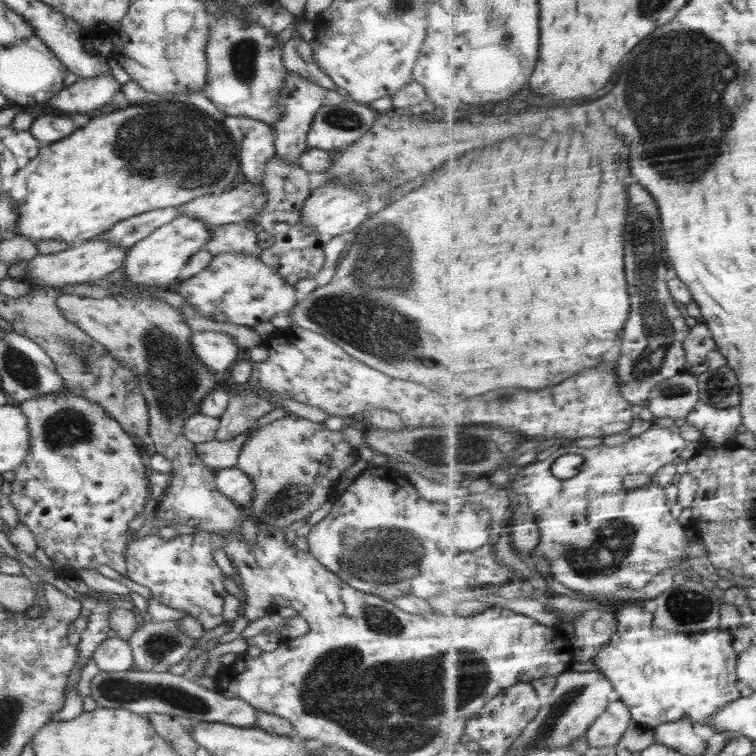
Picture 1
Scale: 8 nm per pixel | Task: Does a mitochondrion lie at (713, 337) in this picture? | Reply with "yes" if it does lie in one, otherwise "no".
no

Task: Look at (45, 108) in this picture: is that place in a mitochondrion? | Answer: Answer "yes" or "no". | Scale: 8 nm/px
no

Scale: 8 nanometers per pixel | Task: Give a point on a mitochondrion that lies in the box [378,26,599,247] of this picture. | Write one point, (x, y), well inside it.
(506, 41)

